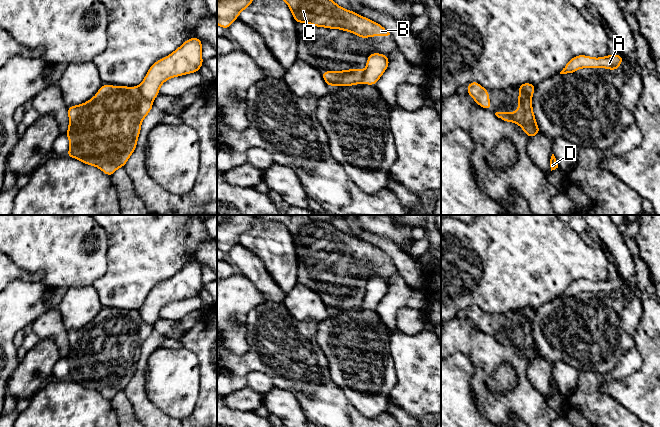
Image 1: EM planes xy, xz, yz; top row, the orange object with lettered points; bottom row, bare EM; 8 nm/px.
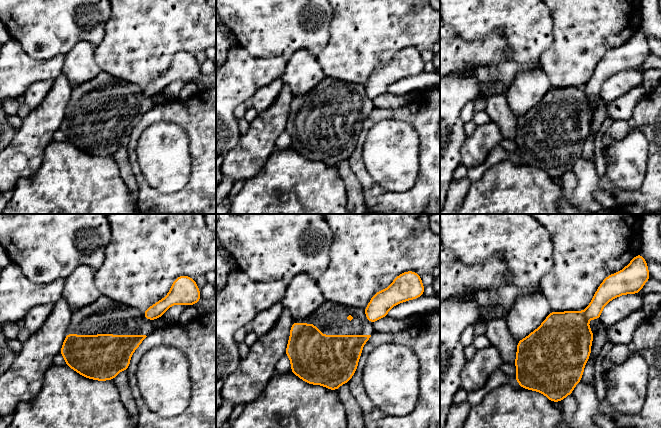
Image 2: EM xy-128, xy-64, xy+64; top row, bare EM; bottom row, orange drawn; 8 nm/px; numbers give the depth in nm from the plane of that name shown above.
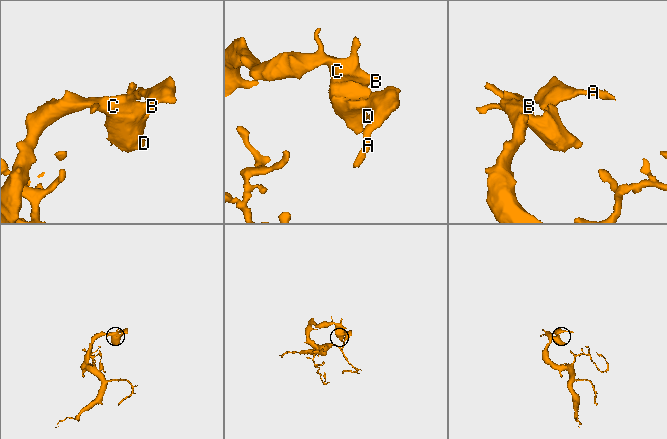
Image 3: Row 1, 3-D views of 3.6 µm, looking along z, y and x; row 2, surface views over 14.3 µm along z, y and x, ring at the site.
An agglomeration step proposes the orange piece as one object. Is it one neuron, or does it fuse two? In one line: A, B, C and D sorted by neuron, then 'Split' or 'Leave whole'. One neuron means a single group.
Groups: A / B C D. Split

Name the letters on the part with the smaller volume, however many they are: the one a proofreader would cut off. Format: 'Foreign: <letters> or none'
Foreign: A

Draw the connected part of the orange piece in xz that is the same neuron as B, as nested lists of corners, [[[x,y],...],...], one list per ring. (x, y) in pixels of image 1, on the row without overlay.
[[[217,215],[217,248],[228,253],[255,221],[283,223],[296,247],[340,253],[360,262],[390,259],[369,242],[342,232],[329,221],[312,219],[309,215]]]

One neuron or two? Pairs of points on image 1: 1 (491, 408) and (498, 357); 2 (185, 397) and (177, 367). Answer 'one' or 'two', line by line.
1: one
2: one

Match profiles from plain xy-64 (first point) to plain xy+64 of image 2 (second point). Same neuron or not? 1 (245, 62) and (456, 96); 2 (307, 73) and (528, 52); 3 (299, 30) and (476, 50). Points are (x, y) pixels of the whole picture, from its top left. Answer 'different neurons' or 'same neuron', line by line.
1: same neuron
2: different neurons
3: different neurons

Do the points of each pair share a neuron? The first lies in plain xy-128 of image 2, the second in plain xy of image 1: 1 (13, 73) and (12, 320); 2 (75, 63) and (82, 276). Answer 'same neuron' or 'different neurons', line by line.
1: same neuron
2: different neurons

